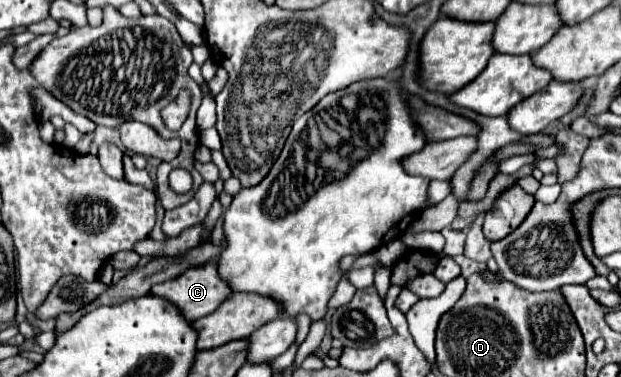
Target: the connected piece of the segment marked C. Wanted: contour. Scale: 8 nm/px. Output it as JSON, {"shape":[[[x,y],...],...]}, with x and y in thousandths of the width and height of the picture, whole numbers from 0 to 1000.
{"shape":[[[332,695],[325,706],[300,716],[283,743],[271,743],[271,748],[258,748],[258,753],[245,759],[245,780],[274,796],[280,812],[287,812],[293,822],[293,833],[300,838],[303,854],[312,854],[325,838],[341,833],[374,780],[374,764],[367,759],[367,748],[361,748],[361,737],[354,737],[351,700],[348,695]]]}

